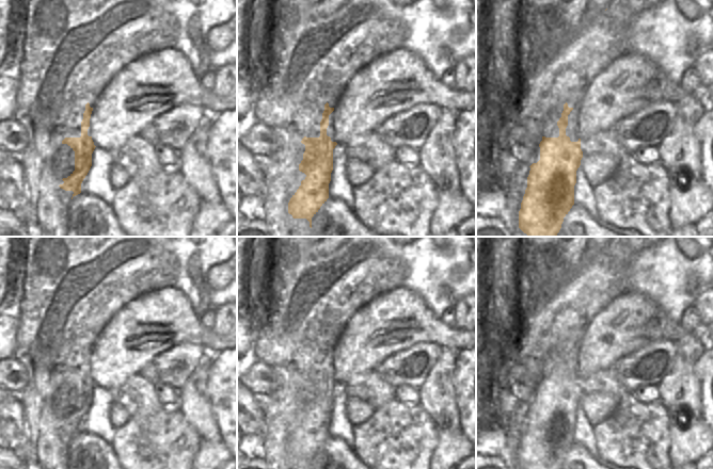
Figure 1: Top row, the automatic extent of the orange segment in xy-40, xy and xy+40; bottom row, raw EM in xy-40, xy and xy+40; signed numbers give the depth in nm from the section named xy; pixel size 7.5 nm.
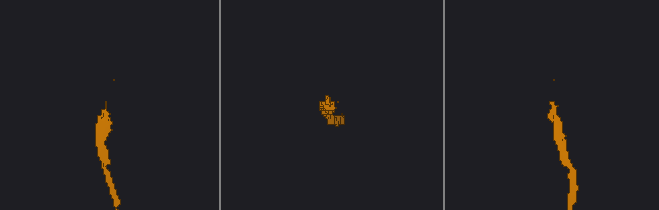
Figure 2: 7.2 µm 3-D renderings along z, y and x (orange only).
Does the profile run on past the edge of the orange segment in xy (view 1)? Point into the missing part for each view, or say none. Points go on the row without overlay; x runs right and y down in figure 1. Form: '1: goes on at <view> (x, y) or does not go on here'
1: goes on at xy (330, 371)

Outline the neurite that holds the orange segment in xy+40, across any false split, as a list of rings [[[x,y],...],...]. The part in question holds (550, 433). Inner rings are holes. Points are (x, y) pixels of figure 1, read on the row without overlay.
[[[566,341],[557,365],[559,375],[542,375],[539,383],[540,399],[529,405],[527,426],[519,450],[521,469],[560,469],[564,456],[574,443],[576,409],[583,397],[579,376],[579,346],[569,346]]]

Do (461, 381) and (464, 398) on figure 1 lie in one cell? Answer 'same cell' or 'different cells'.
same cell

